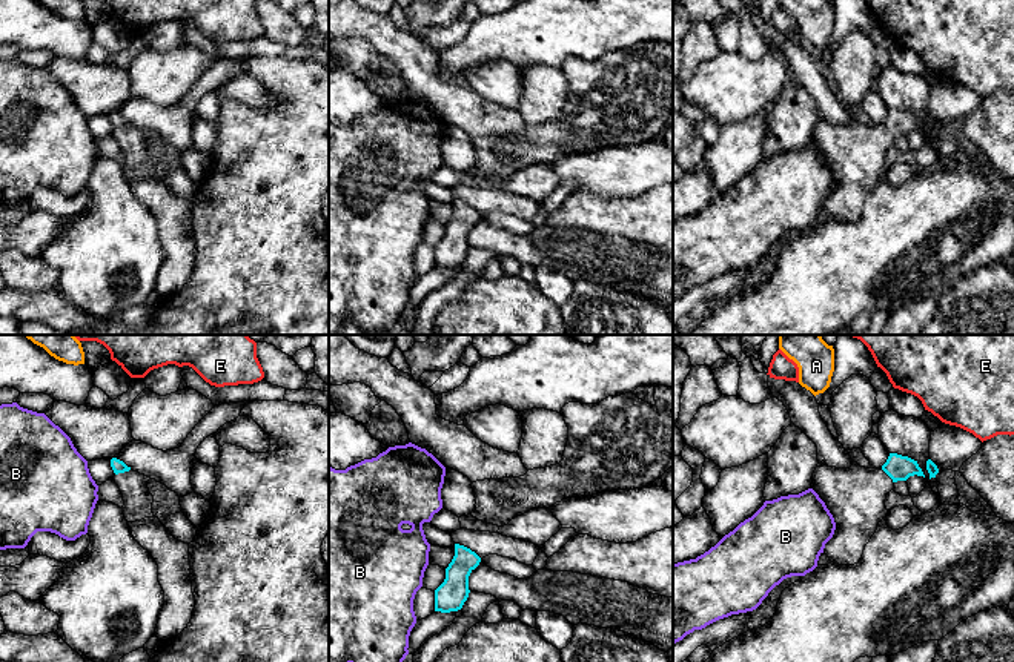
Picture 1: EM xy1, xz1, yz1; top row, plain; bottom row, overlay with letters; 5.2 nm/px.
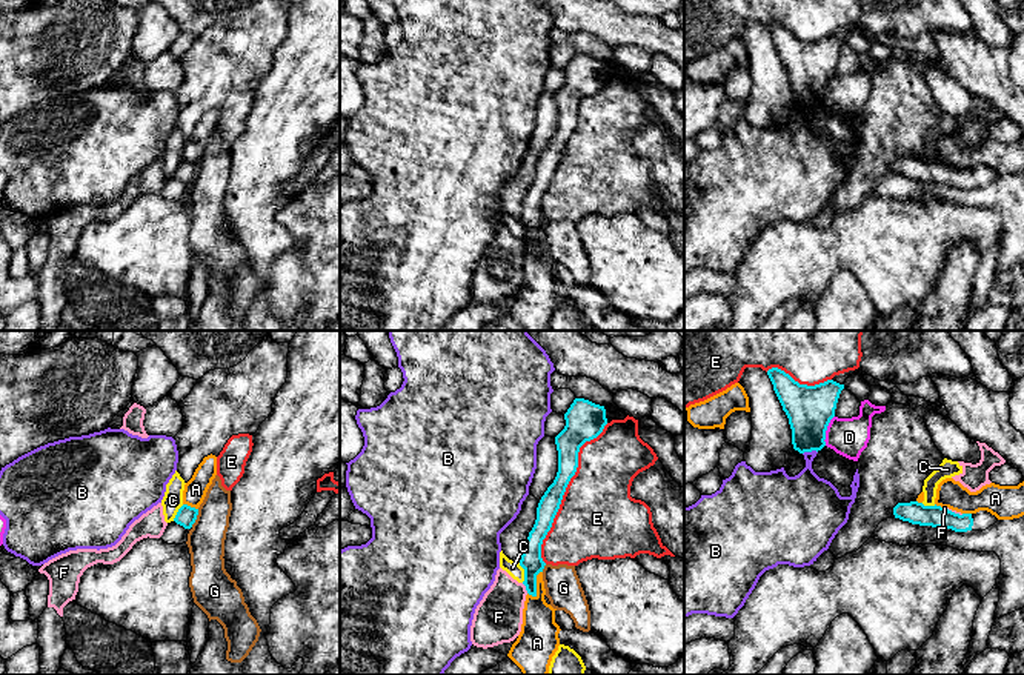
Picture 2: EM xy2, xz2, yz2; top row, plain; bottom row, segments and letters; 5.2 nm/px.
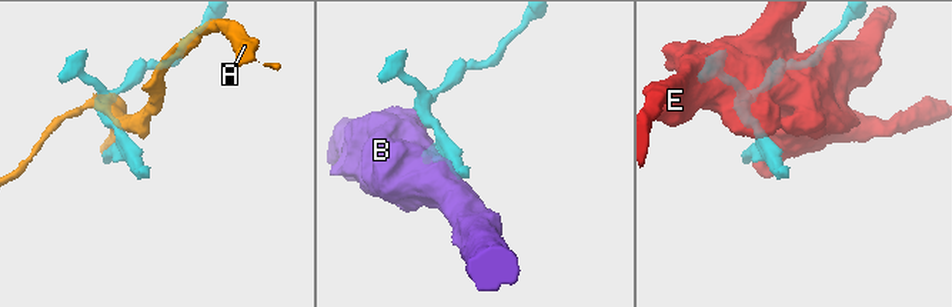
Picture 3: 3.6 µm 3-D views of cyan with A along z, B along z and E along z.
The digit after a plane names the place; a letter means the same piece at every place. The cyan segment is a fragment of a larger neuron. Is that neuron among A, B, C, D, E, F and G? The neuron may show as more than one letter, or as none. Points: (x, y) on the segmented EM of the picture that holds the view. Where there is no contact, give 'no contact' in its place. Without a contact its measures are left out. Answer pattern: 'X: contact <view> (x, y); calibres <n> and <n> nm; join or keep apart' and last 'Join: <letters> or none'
A: contact xz2 (535, 585); calibres 120 and 190 nm; keep apart
B: contact yz2 (809, 451); calibres 240 and 260 nm; keep apart
C: contact xz2 (525, 572); calibres 120 and 80 nm; keep apart
D: contact yz2 (826, 429); calibres 240 and 200 nm; keep apart
E: contact xz2 (565, 491); calibres 130 and 420 nm; keep apart
F: contact xz2 (526, 588); calibres 120 and 260 nm; keep apart
G: contact xy2 (196, 518); calibres 110 and 190 nm; keep apart
Join: none

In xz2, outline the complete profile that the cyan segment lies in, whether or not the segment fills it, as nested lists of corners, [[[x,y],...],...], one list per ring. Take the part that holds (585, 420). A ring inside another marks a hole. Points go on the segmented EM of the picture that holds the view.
[[[584,398],[574,400],[564,414],[564,420],[564,429],[555,437],[558,472],[538,503],[537,520],[529,532],[520,560],[520,566],[524,569],[523,584],[532,597],[537,597],[537,575],[543,572],[546,566],[541,558],[541,544],[552,527],[566,487],[577,472],[580,447],[586,441],[597,438],[607,424],[604,406]]]

